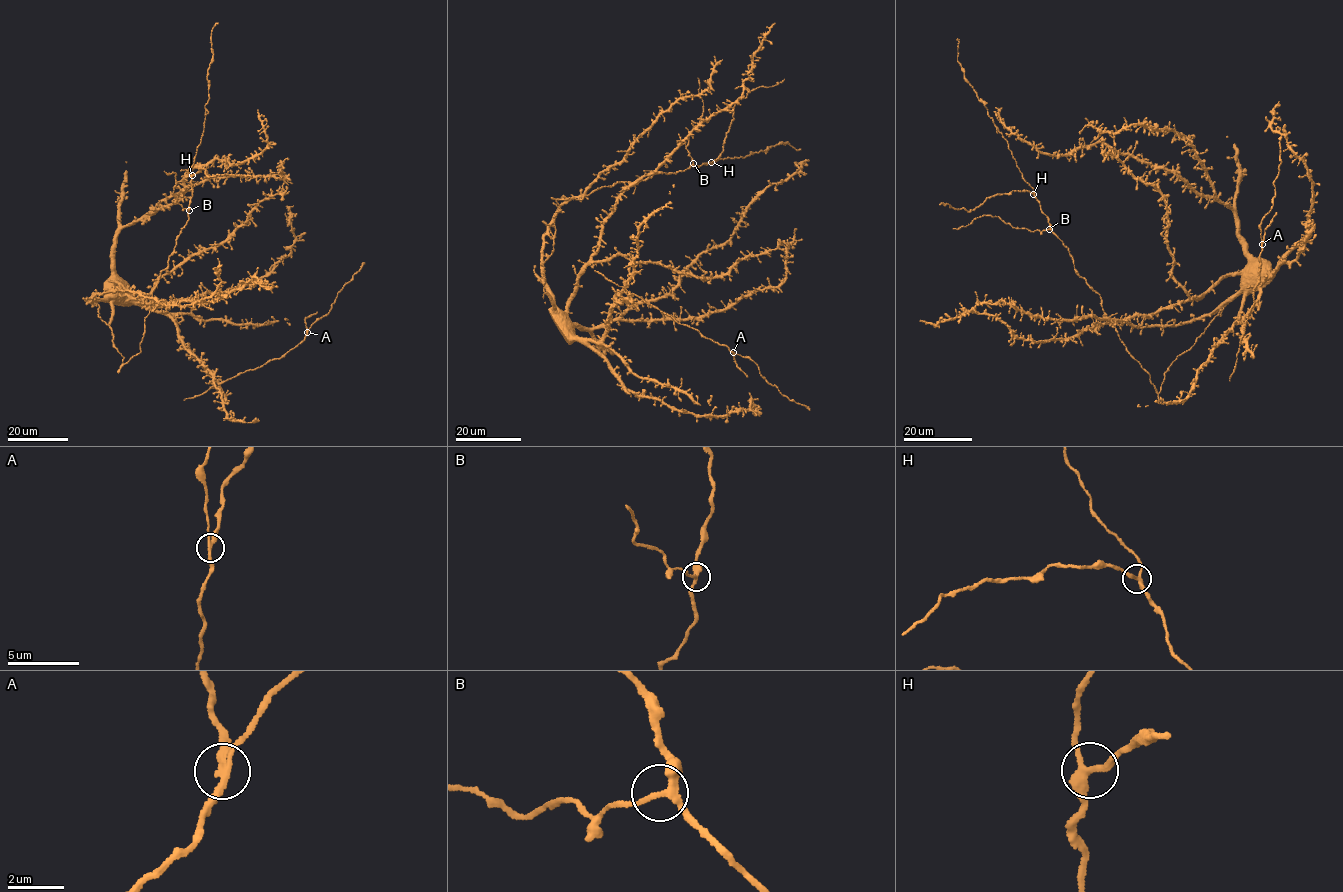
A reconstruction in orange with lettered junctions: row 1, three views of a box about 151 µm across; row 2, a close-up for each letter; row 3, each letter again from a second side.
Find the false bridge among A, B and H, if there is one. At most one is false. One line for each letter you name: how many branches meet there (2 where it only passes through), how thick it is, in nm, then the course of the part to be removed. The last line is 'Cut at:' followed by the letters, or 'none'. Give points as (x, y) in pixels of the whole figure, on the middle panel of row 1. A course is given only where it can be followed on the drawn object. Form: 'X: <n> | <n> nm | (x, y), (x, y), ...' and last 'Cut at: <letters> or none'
A: 3 | 240 nm | (733, 353), (736, 365), (747, 377)
Cut at: A

